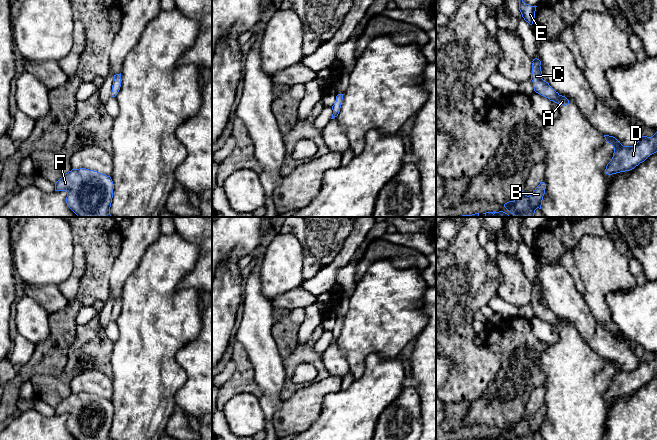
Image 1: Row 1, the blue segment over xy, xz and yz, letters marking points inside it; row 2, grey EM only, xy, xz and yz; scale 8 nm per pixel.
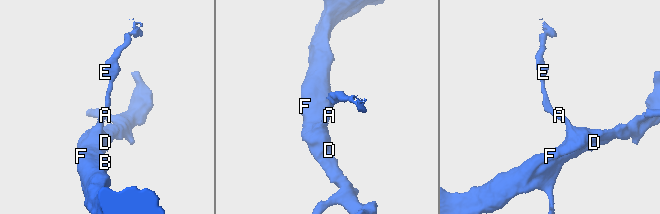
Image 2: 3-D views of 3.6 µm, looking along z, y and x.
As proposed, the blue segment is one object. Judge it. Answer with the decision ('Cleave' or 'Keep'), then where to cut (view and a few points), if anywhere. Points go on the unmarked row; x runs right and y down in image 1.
Keep. No split

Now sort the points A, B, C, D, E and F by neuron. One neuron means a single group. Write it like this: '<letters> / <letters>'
A B C D E F

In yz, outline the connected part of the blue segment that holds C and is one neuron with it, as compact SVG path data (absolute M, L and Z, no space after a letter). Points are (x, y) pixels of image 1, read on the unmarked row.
M537 282L532 285L532 298L531 304L533 306L534 315L541 320L548 322L550 325L553 325L557 328L566 330L569 328L569 324L556 316L548 306L544 305L541 302L541 285Z

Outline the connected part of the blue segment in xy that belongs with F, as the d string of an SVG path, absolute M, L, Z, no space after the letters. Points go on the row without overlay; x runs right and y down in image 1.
M86 392L72 393L55 407L55 415L67 416L67 430L77 440L111 440L113 413L110 400Z

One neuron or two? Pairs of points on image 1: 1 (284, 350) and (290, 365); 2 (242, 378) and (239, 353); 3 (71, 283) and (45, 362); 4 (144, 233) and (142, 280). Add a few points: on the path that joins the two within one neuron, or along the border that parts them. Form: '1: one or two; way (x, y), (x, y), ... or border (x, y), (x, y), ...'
1: two; border (298, 343), (283, 359)
2: one; way (242, 372), (241, 359)
3: two; border (80, 279), (78, 291), (69, 301)
4: two; border (158, 237), (147, 248), (140, 263), (130, 275)

